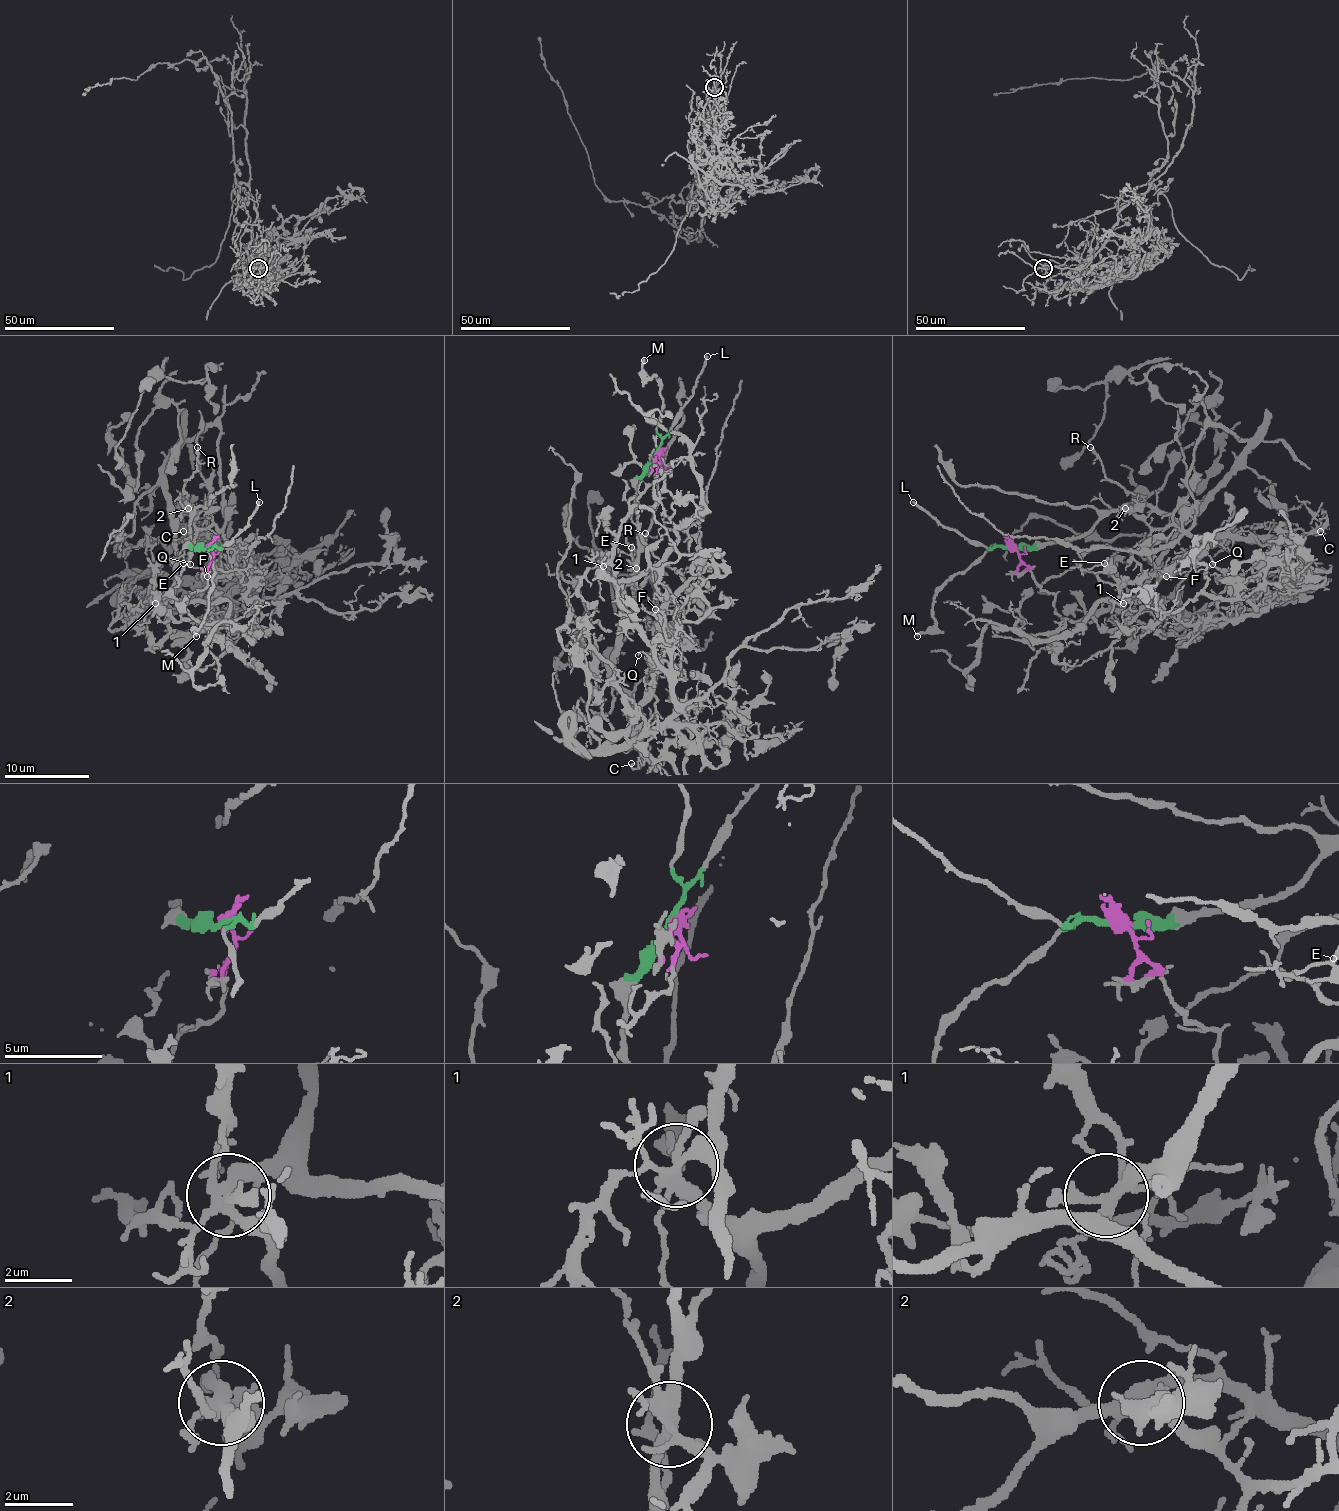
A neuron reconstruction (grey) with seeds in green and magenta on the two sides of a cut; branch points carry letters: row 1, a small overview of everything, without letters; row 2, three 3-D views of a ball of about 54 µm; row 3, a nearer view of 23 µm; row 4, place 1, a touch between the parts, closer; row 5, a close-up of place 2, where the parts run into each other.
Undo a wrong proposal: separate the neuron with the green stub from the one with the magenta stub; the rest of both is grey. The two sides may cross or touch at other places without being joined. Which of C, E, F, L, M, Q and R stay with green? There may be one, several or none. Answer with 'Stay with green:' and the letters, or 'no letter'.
Stay with green: L, M, R

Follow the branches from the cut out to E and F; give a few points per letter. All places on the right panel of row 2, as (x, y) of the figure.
E: (1012, 548), (1037, 584), (1054, 595), (1058, 614), (1073, 620), (1117, 610), (1126, 599), (1115, 557), (1105, 563)
F: (1012, 548), (1058, 614), (1126, 610), (1192, 635), (1202, 625), (1156, 625), (1141, 610), (1166, 576)

